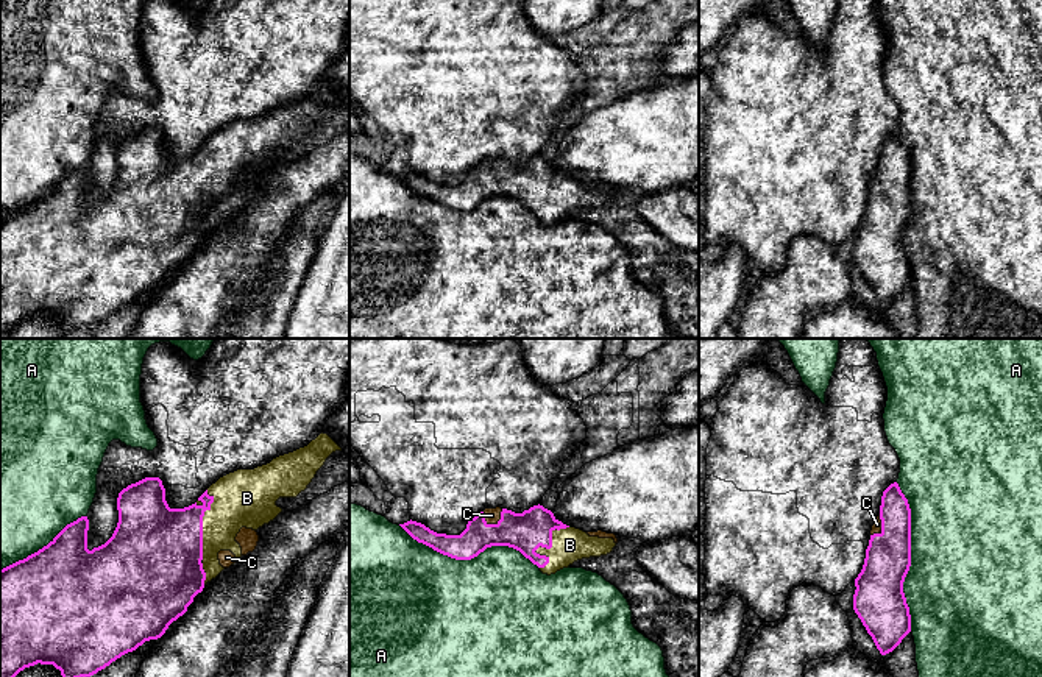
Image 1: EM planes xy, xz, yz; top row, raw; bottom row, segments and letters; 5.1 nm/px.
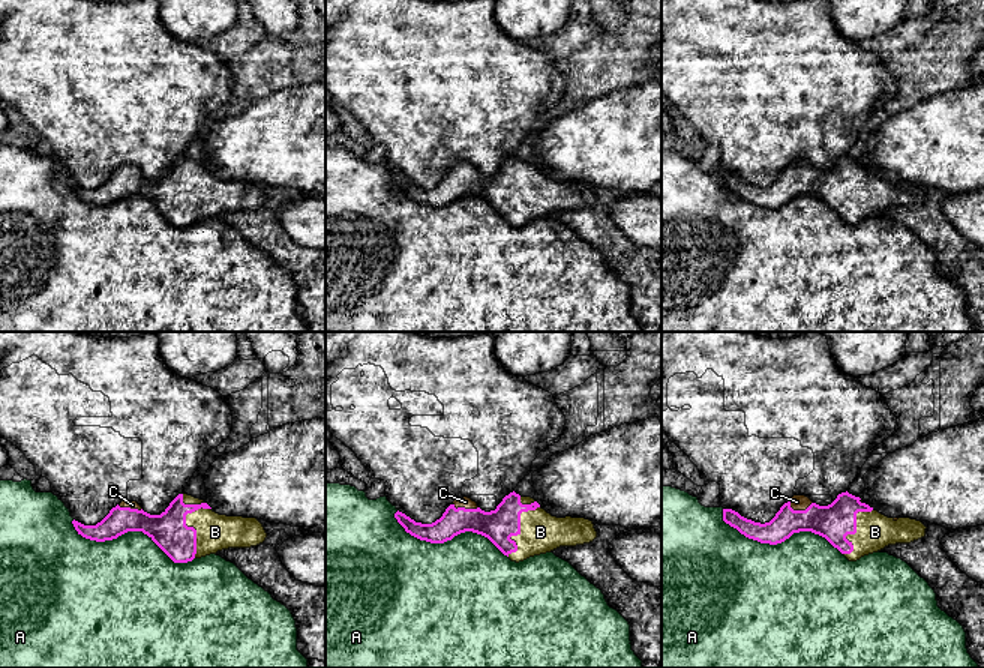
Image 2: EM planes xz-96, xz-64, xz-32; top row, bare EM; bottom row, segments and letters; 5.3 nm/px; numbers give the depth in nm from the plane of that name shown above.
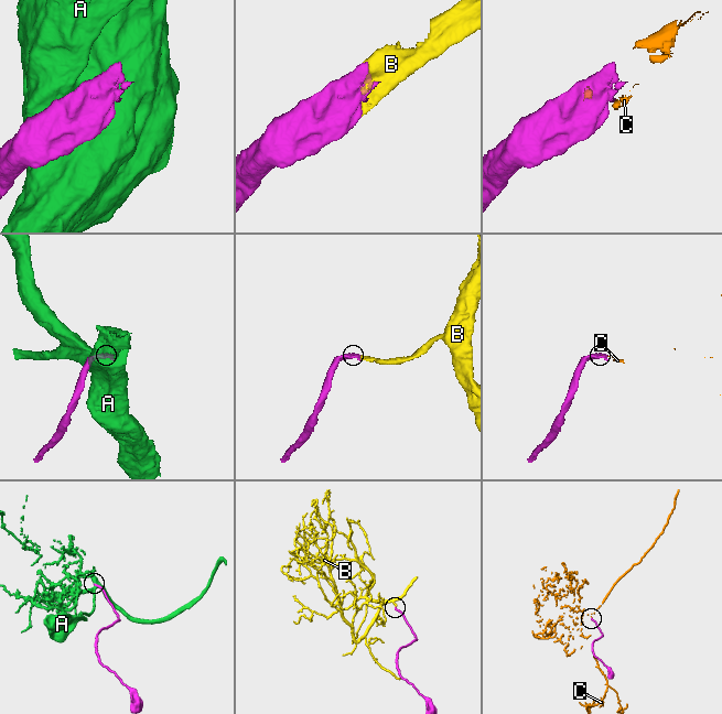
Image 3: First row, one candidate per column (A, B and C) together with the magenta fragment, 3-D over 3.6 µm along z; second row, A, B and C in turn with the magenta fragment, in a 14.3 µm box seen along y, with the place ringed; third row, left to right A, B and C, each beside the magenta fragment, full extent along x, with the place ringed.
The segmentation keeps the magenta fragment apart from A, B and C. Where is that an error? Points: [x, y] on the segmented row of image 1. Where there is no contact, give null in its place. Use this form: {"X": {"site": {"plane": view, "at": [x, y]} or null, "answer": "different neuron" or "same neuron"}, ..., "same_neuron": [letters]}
{"A": {"site": {"plane": "yz", "at": [910, 557]}, "answer": "different neuron"}, "B": {"site": {"plane": "xz", "at": [546, 548]}, "answer": "same neuron"}, "C": {"site": {"plane": "xz", "at": [498, 521]}, "answer": "same neuron"}, "same_neuron": ["B", "C"]}

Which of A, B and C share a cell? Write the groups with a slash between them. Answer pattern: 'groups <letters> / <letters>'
groups A / B C

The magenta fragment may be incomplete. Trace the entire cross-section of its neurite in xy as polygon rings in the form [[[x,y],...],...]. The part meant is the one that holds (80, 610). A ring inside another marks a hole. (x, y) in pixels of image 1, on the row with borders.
[[[321,432],[307,446],[267,465],[220,477],[195,504],[184,509],[170,509],[162,480],[145,477],[119,493],[117,527],[105,544],[92,551],[87,549],[87,516],[67,524],[47,546],[0,569],[0,677],[16,677],[37,663],[53,665],[62,677],[90,677],[145,641],[161,638],[212,579],[256,549],[256,530],[282,512],[276,501],[304,491],[335,451],[342,448]]]

